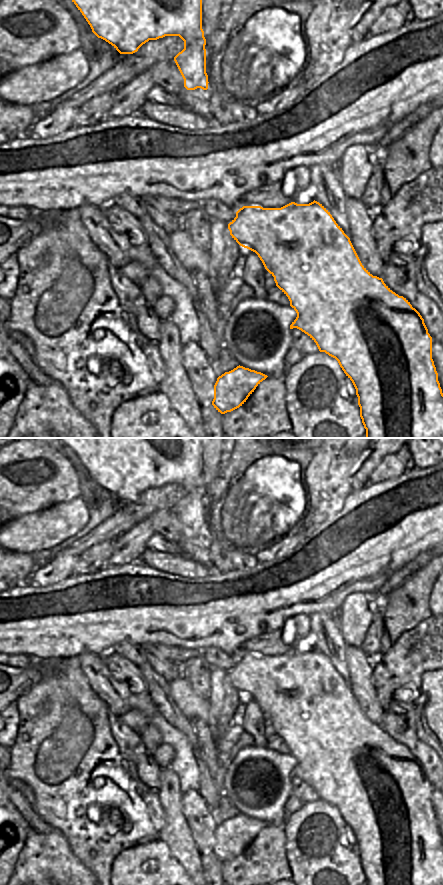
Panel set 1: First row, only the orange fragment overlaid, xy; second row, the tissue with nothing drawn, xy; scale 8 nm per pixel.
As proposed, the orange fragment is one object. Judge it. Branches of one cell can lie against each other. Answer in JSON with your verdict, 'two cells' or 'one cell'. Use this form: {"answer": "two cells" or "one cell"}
{"answer": "one cell"}

